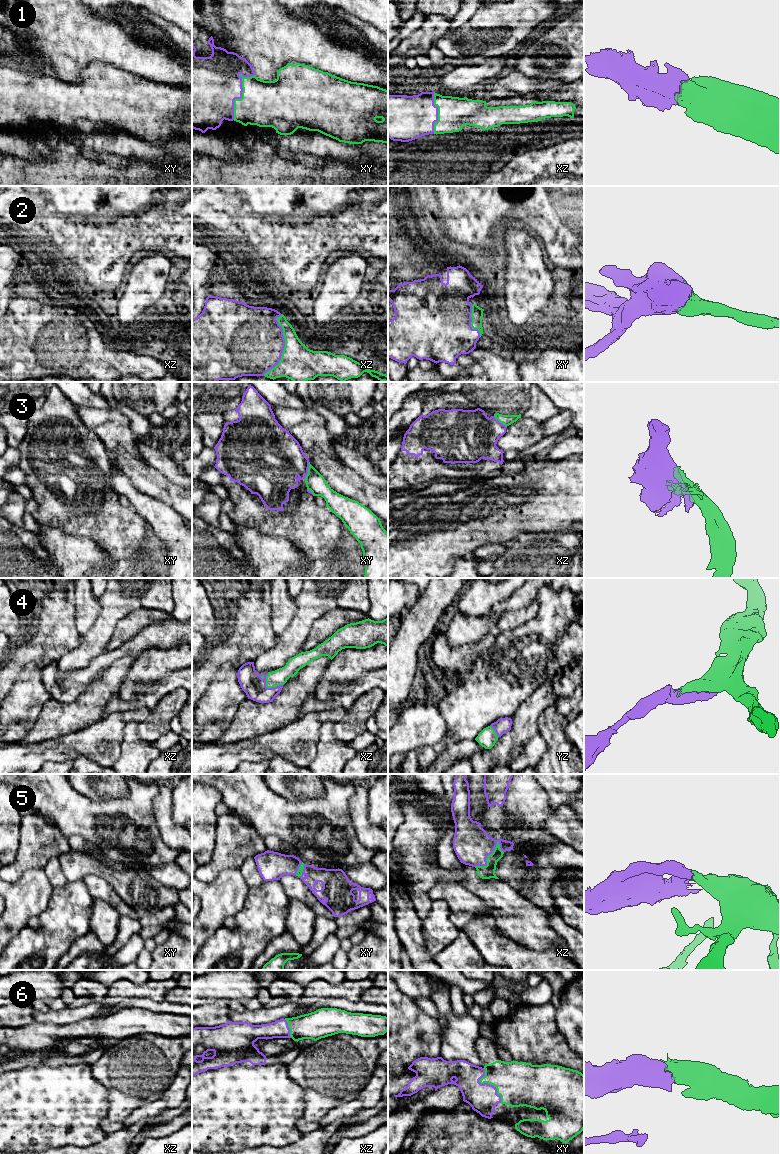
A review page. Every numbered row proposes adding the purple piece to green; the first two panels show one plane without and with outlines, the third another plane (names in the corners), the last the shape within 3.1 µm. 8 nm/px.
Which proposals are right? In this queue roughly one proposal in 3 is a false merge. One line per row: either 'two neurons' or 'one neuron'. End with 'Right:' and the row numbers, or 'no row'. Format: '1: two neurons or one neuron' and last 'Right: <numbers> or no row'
1: one neuron
2: one neuron
3: two neurons
4: one neuron
5: one neuron
6: one neuron
Right: 1, 2, 4, 5, 6

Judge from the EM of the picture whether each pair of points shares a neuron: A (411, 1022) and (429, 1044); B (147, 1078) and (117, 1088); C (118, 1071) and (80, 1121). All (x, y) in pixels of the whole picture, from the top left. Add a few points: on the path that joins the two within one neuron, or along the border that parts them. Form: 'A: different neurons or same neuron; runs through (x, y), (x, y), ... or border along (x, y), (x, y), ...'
A: same neuron; runs through (414, 1027), (424, 1039)
B: same neuron; runs through (140, 1078), (134, 1078), (124, 1088)
C: different neurons; border along (91, 1069), (91, 1074), (107, 1089), (108, 1110)

